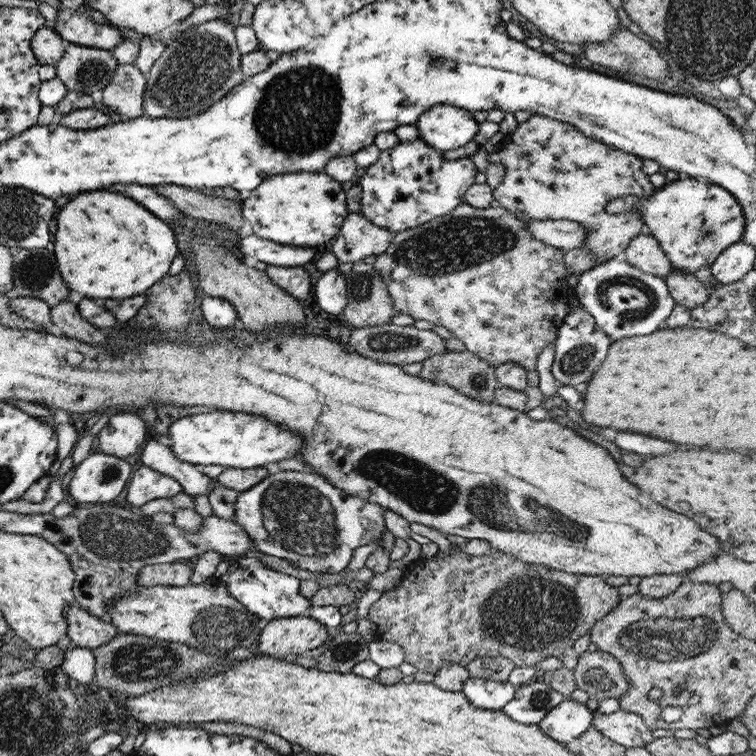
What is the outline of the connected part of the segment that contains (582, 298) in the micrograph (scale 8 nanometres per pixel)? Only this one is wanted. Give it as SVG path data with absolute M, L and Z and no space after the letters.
M622 257L609 259L581 273L576 280L572 297L613 341L629 336L643 336L657 330L676 303L662 277L640 271Z

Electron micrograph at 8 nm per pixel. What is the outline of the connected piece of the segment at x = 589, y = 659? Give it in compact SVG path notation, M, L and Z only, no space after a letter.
M592 647L579 654L577 663L572 668L572 677L577 689L584 690L589 698L596 698L598 701L603 700L603 698L618 700L620 694L628 691L628 682L625 673L622 672L621 663L614 656Z

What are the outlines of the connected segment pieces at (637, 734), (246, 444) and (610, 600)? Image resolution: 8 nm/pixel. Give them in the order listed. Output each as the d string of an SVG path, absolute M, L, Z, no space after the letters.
M617 710L610 714L593 712L591 726L605 735L609 740L629 747L644 747L651 742L651 730L649 730L643 719L634 712Z
M213 411L181 417L169 426L170 451L196 466L219 464L223 468L255 468L293 458L302 448L299 435L277 423L244 412Z
M453 545L452 549L438 551L431 559L418 560L406 567L402 579L392 589L381 593L368 611L368 619L376 626L377 639L397 644L404 650L404 661L414 666L419 672L435 674L443 663L459 663L466 665L475 657L503 657L515 666L534 667L536 662L549 656L561 656L566 648L573 646L578 638L589 632L597 619L605 616L620 601L618 589L606 585L603 576L583 576L557 571L542 565L528 564L511 555L504 555L497 549L483 552L480 556L472 556L463 551L462 546Z

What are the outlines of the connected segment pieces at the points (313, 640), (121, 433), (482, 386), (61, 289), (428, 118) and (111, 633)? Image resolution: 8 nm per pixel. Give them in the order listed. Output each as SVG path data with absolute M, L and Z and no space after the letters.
M301 615L266 621L253 651L288 660L322 646L328 629L311 617Z
M122 410L109 416L95 439L101 453L122 459L139 452L148 437L147 425L139 415Z
M445 351L443 353L429 355L427 358L424 358L420 364L419 378L431 381L433 384L450 385L451 388L462 393L463 396L474 398L479 402L491 403L495 389L499 386L498 380L494 375L494 366L476 355Z
M17 248L11 251L11 294L40 299L51 308L61 301L72 301L76 297L61 282L61 275L49 248Z
M448 104L430 106L419 115L414 125L420 139L439 151L467 144L478 129L478 122L468 110Z
M69 605L62 614L66 620L66 635L74 647L93 650L119 636L110 622L91 616L79 605Z

